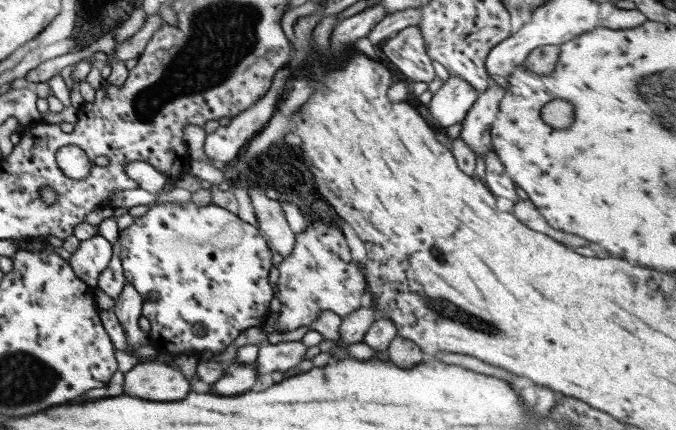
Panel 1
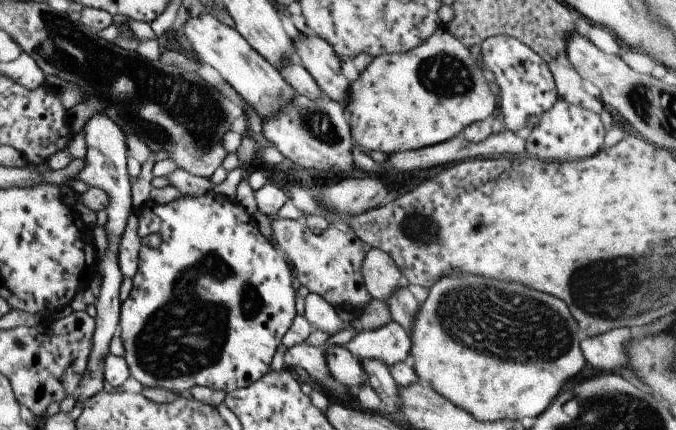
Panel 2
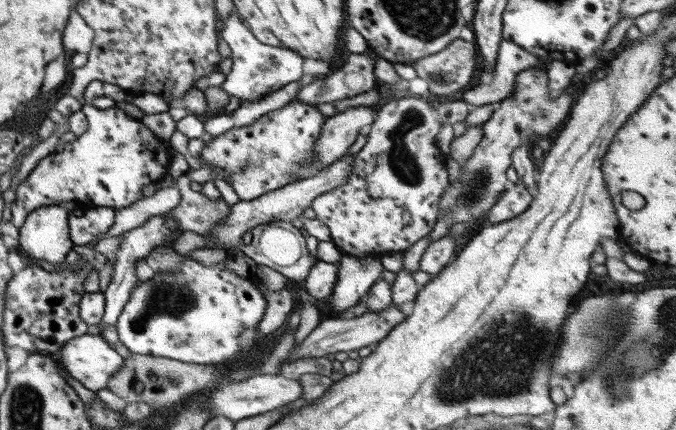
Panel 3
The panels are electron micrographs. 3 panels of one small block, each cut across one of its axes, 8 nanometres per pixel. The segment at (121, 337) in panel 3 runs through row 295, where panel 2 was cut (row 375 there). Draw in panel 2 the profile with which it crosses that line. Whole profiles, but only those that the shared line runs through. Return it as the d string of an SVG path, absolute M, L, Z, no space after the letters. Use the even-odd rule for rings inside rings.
M207 192L202 196L179 195L175 200L167 204L145 203L136 211L137 236L139 239L149 234L159 234L161 242L157 248L150 248L141 244L138 252L137 272L130 278L131 290L129 296L120 302L118 310L117 335L123 345L123 360L127 363L129 376L132 376L143 386L143 388L158 386L179 392L181 395L192 386L202 386L221 392L231 392L245 385L259 380L261 376L270 370L271 358L275 354L275 348L279 346L281 338L291 325L291 320L296 315L296 297L291 287L293 272L287 259L272 245L257 228L255 220L250 214L235 200L230 201L223 196L218 196L214 192Z

